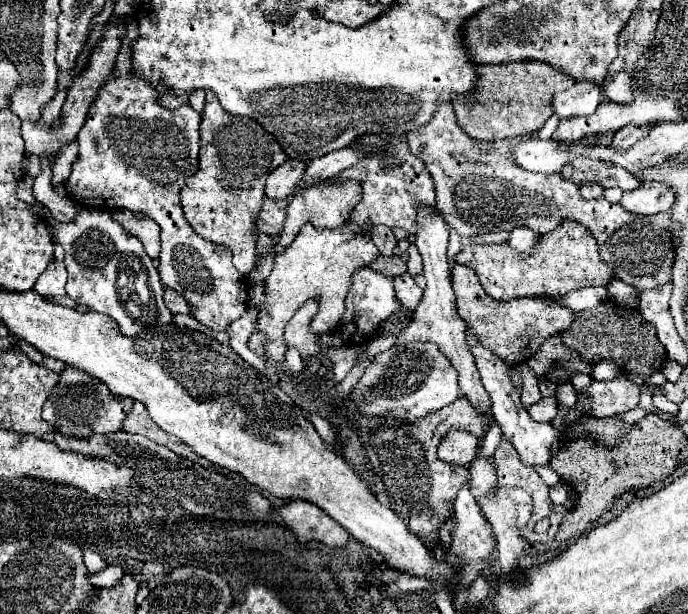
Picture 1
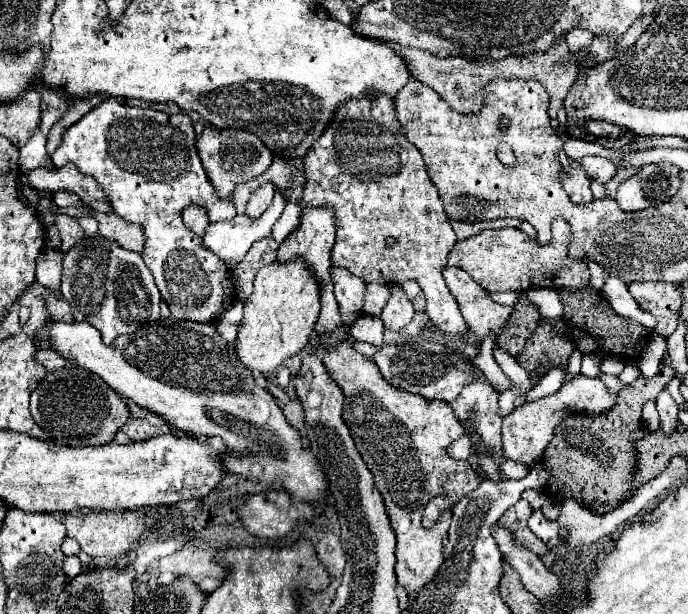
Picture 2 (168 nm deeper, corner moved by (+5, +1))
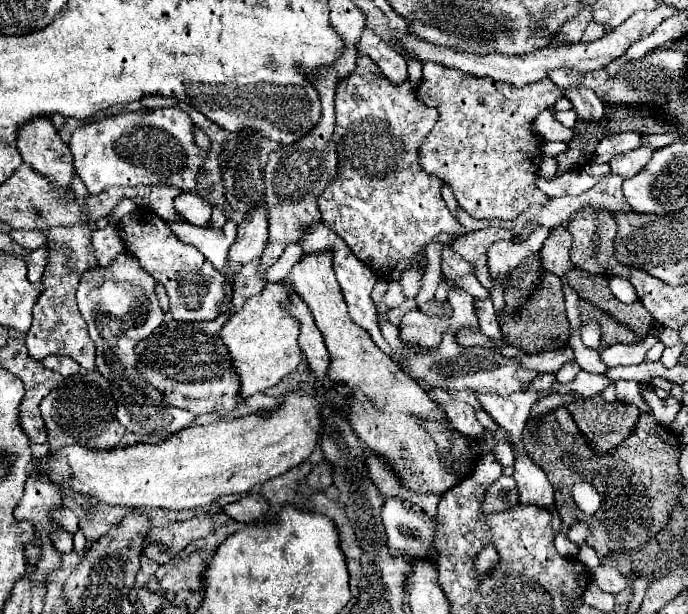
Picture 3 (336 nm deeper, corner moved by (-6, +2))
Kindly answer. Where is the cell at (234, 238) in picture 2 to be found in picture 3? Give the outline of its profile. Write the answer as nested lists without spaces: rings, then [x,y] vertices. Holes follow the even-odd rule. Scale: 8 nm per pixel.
[[[226,221],[222,229],[216,227],[204,229],[204,227],[194,227],[190,223],[170,223],[170,229],[182,241],[198,247],[218,271],[224,271],[224,267],[228,267],[228,251],[236,239],[234,221]]]

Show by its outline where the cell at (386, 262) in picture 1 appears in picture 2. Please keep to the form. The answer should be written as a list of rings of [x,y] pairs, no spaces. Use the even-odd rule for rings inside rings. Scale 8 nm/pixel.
[[[383,92],[373,98],[349,98],[337,108],[333,120],[321,138],[313,142],[313,148],[309,148],[303,162],[307,178],[303,190],[305,206],[331,208],[335,212],[337,240],[331,252],[331,264],[347,268],[355,276],[361,276],[365,282],[403,284],[407,280],[415,280],[425,294],[427,316],[443,332],[467,332],[467,324],[459,312],[457,300],[453,300],[441,276],[441,270],[447,266],[447,254],[457,242],[457,236],[443,212],[437,188],[427,176],[421,152],[401,132],[401,124],[393,110],[393,98]],[[389,238],[393,238],[395,244],[387,244]]]

